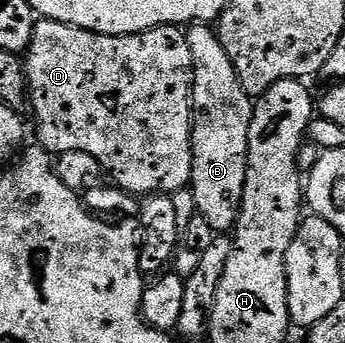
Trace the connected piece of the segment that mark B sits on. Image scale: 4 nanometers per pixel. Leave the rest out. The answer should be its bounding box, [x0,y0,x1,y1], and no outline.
[185,24,254,232]

